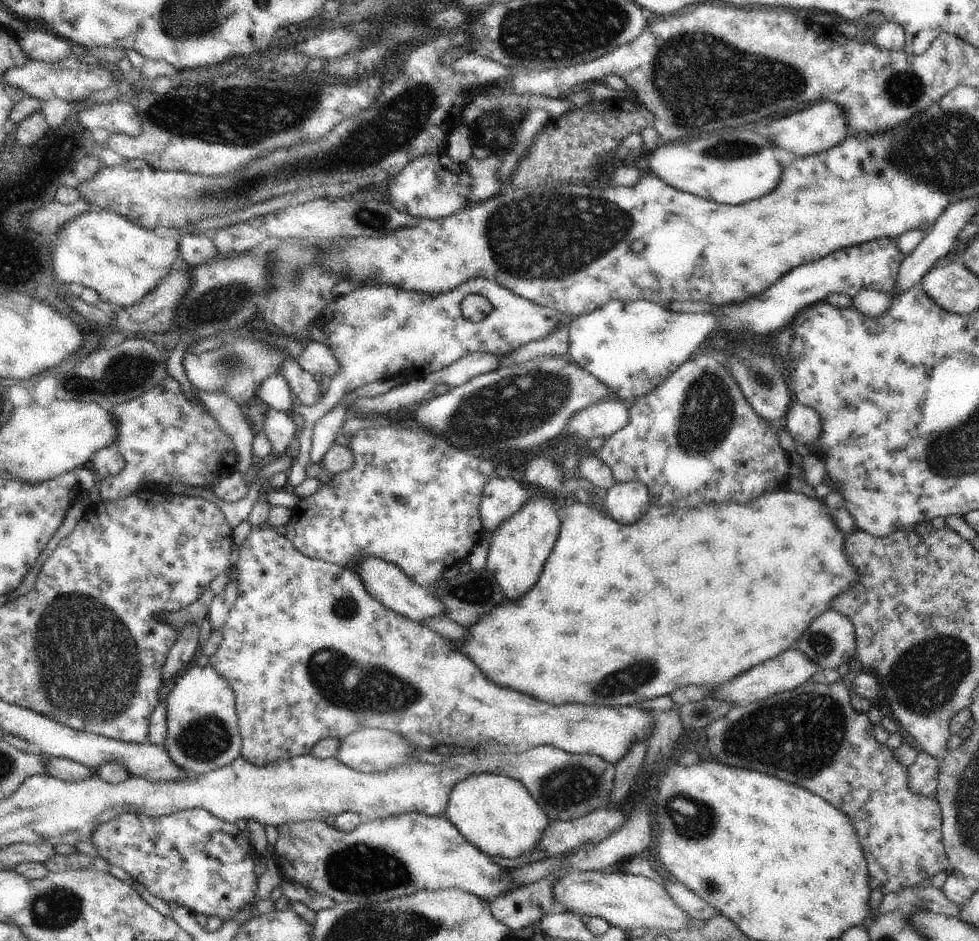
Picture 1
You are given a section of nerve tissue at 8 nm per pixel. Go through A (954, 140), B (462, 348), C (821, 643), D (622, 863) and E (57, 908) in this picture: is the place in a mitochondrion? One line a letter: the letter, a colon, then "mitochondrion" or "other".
A: mitochondrion
B: other
C: mitochondrion
D: other
E: mitochondrion

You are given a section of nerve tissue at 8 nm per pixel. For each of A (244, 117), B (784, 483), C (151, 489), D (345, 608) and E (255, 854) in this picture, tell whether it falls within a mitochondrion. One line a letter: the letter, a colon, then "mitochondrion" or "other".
A: mitochondrion
B: other
C: other
D: mitochondrion
E: other

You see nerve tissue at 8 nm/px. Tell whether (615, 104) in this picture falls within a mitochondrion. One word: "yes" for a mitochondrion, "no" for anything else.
no

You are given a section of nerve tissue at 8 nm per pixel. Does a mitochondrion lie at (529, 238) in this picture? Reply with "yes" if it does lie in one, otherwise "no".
yes

